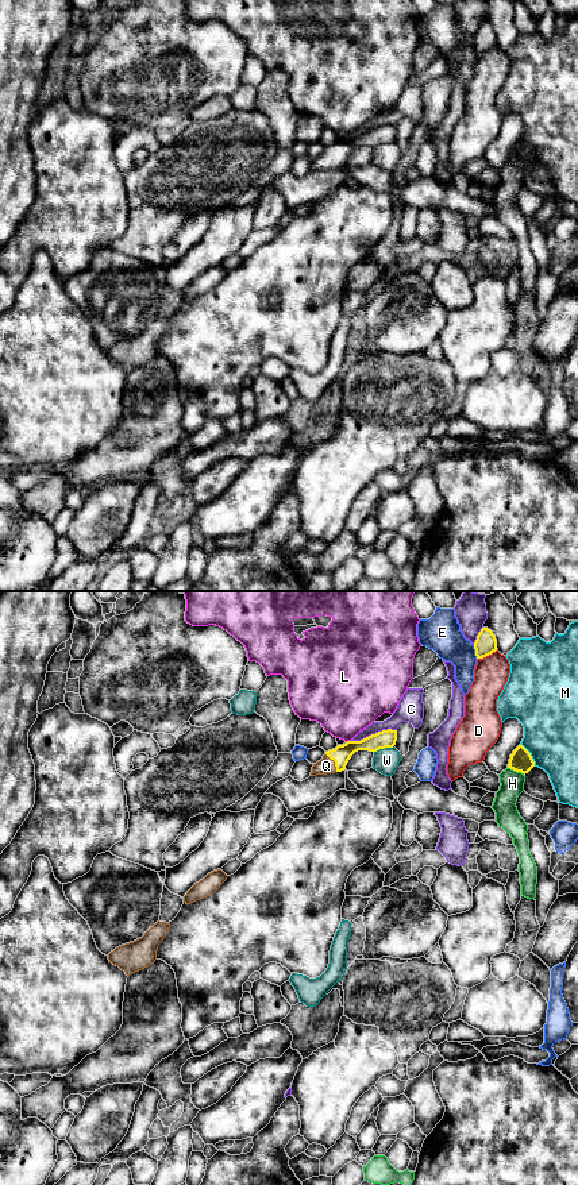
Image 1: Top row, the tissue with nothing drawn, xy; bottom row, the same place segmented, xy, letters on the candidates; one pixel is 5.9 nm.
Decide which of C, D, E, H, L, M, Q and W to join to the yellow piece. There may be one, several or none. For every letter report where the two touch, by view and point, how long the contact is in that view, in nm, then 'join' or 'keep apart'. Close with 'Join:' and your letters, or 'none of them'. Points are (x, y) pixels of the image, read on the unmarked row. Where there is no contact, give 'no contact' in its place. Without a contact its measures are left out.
C: contact xy (373, 130); length 280 nm; keep apart
D: contact xy (486, 50); length 140 nm; keep apart
E: contact xy (476, 46); length 90 nm; keep apart
H: contact xy (516, 166); length 110 nm; keep apart
L: contact xy (347, 136); length 40 nm; keep apart
M: contact xy (530, 150); length 160 nm; keep apart
Q: contact xy (335, 158); length 130 nm; join
W: contact xy (384, 143); length 130 nm; keep apart
Join: Q

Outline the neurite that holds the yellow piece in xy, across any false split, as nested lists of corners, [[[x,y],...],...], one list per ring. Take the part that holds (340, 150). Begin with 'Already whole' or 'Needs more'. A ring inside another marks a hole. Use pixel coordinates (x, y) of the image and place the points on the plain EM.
Needs more. [[[382,126],[361,136],[347,136],[335,144],[325,147],[323,154],[313,159],[311,171],[342,167],[351,151],[358,146],[377,147],[385,143],[393,143],[397,136],[397,126]]]

